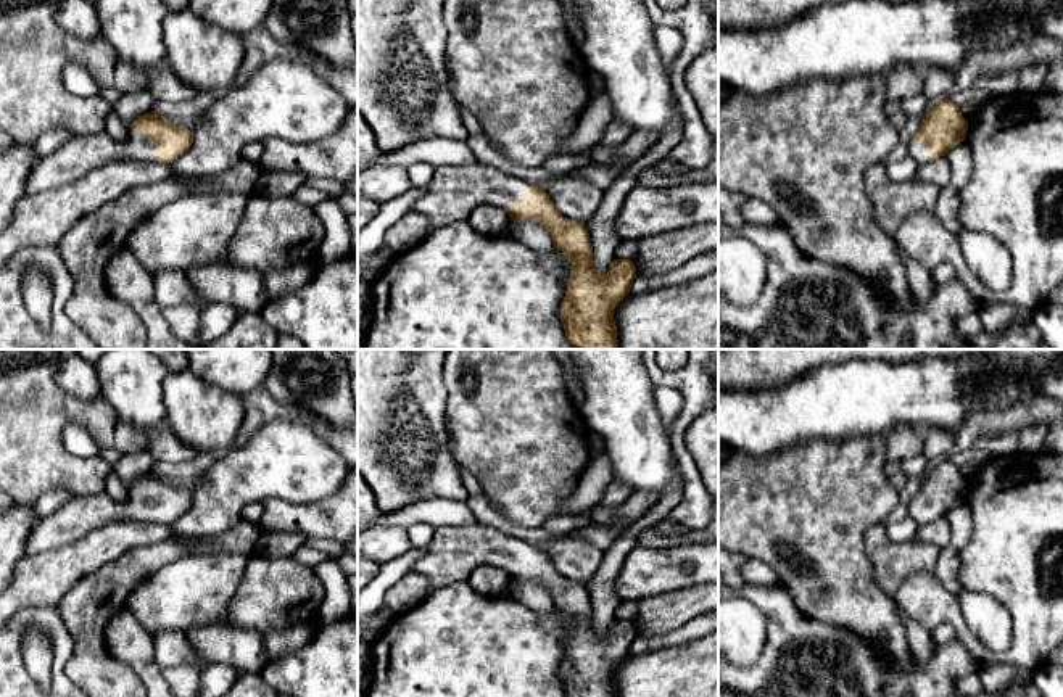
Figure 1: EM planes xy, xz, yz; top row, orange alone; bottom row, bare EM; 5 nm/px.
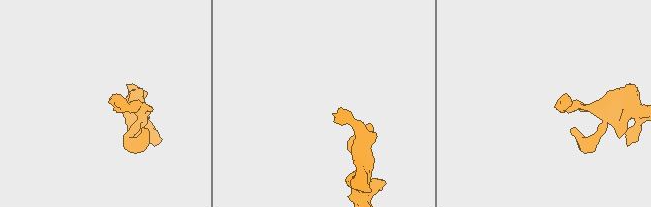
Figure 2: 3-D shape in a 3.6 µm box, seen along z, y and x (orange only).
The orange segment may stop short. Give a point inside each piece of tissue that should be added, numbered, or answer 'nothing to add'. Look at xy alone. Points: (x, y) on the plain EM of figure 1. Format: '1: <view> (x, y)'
1: xy (82, 514)

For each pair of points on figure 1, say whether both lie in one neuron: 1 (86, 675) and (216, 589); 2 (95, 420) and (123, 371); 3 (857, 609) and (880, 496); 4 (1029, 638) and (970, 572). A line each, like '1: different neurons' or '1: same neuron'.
1: different neurons
2: different neurons
3: same neuron
4: same neuron

